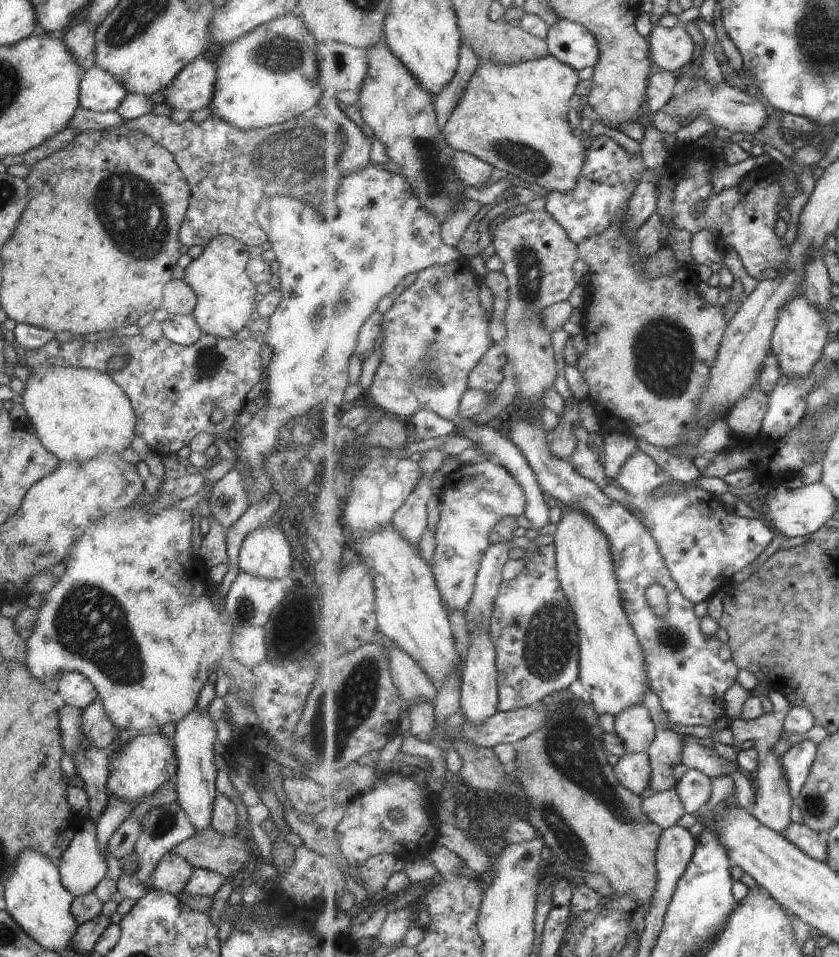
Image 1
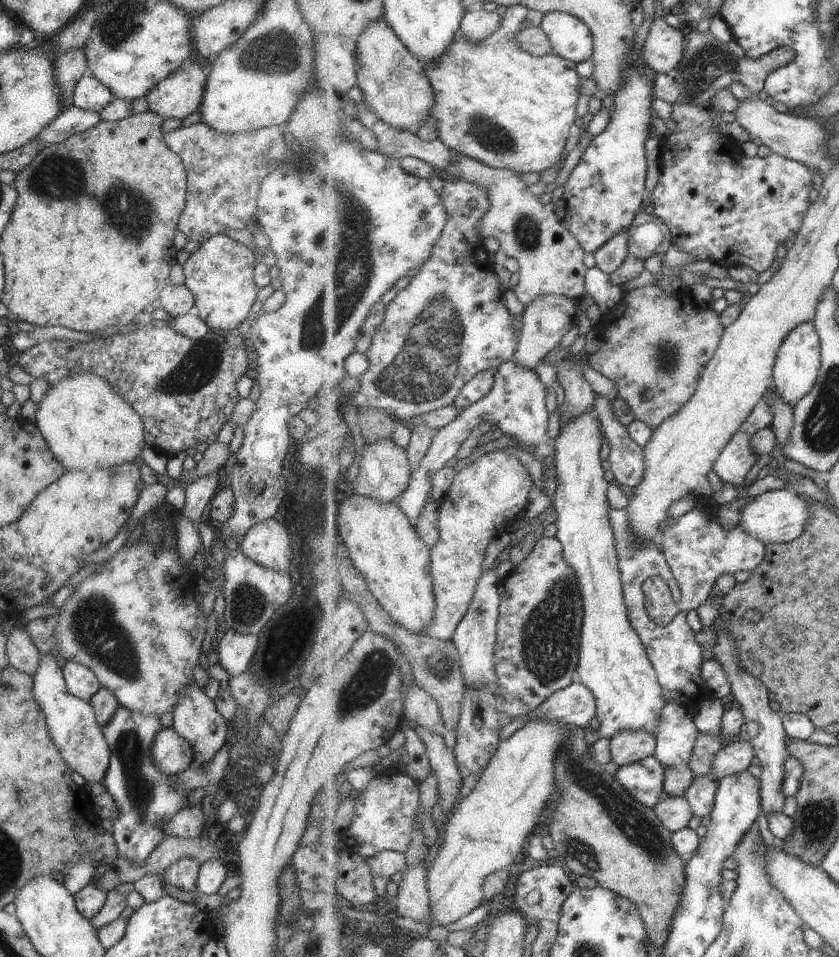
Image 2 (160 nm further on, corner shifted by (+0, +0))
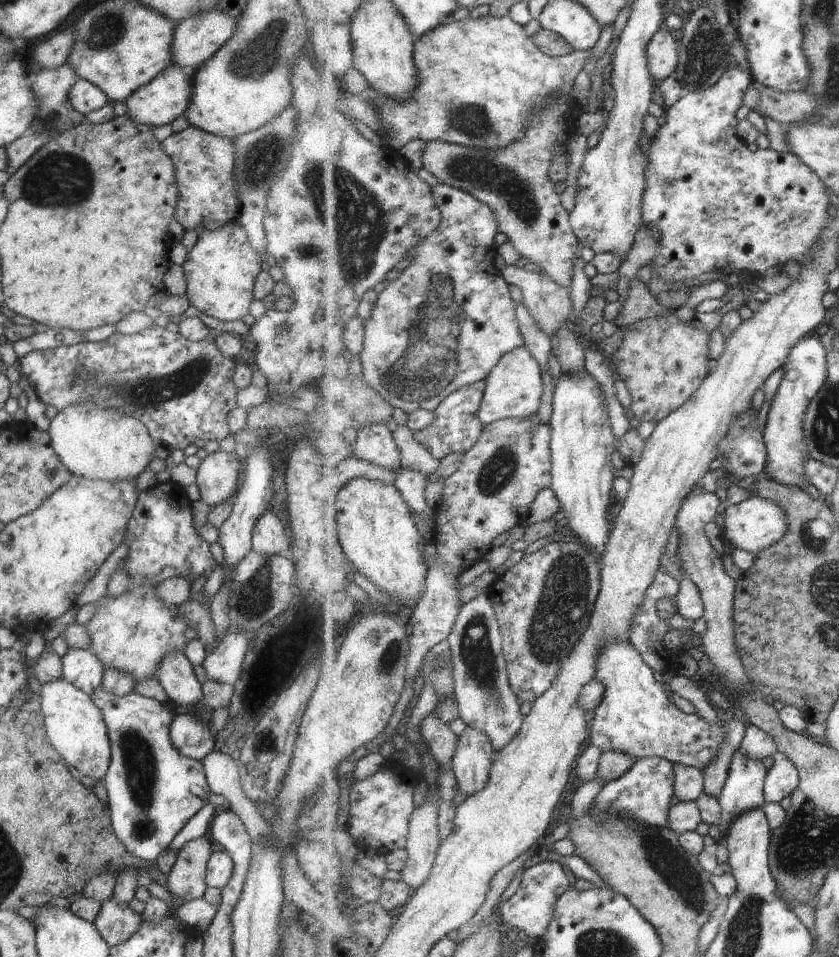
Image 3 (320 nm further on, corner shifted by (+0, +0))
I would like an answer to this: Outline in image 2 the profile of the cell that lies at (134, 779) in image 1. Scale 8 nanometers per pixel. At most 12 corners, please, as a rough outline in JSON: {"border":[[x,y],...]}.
{"border":[[172,727],[155,733],[153,764],[169,776],[191,768],[191,745]]}

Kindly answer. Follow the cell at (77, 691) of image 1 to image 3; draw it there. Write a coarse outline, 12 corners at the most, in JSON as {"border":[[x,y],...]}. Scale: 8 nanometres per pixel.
{"border":[[69,647],[65,682],[85,694],[100,686],[104,666],[91,651]]}

